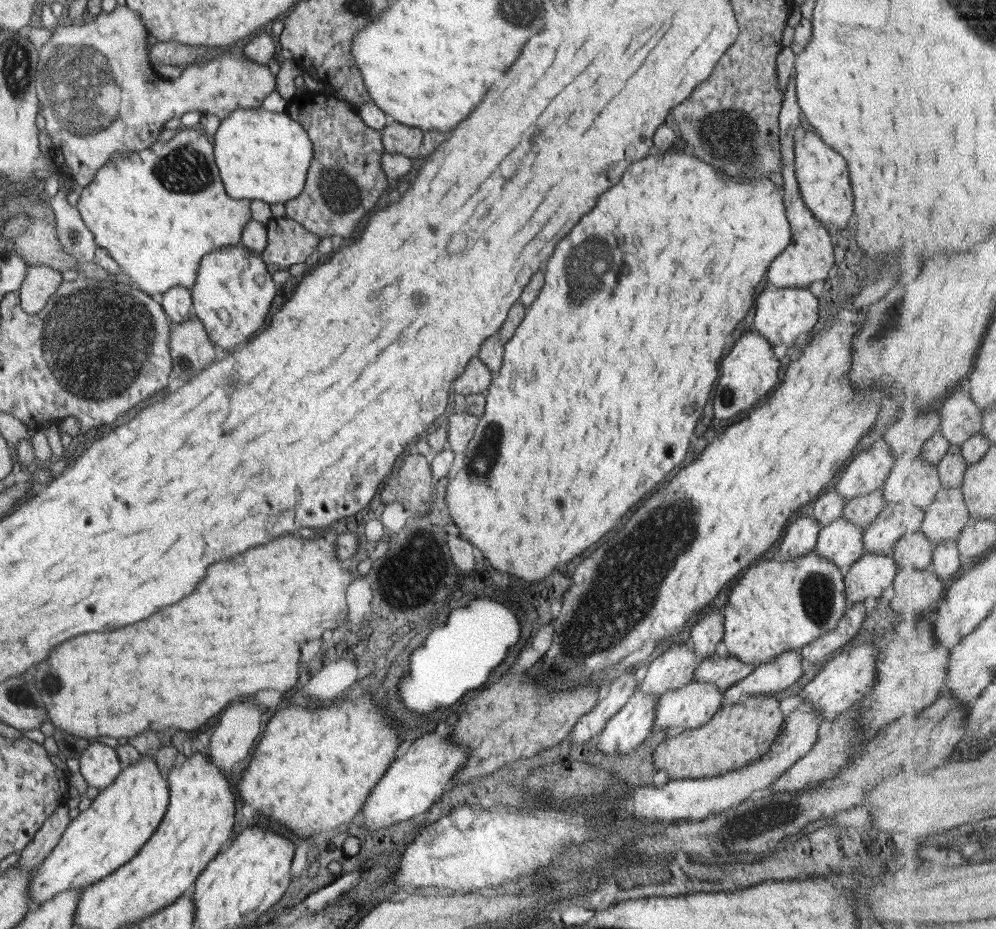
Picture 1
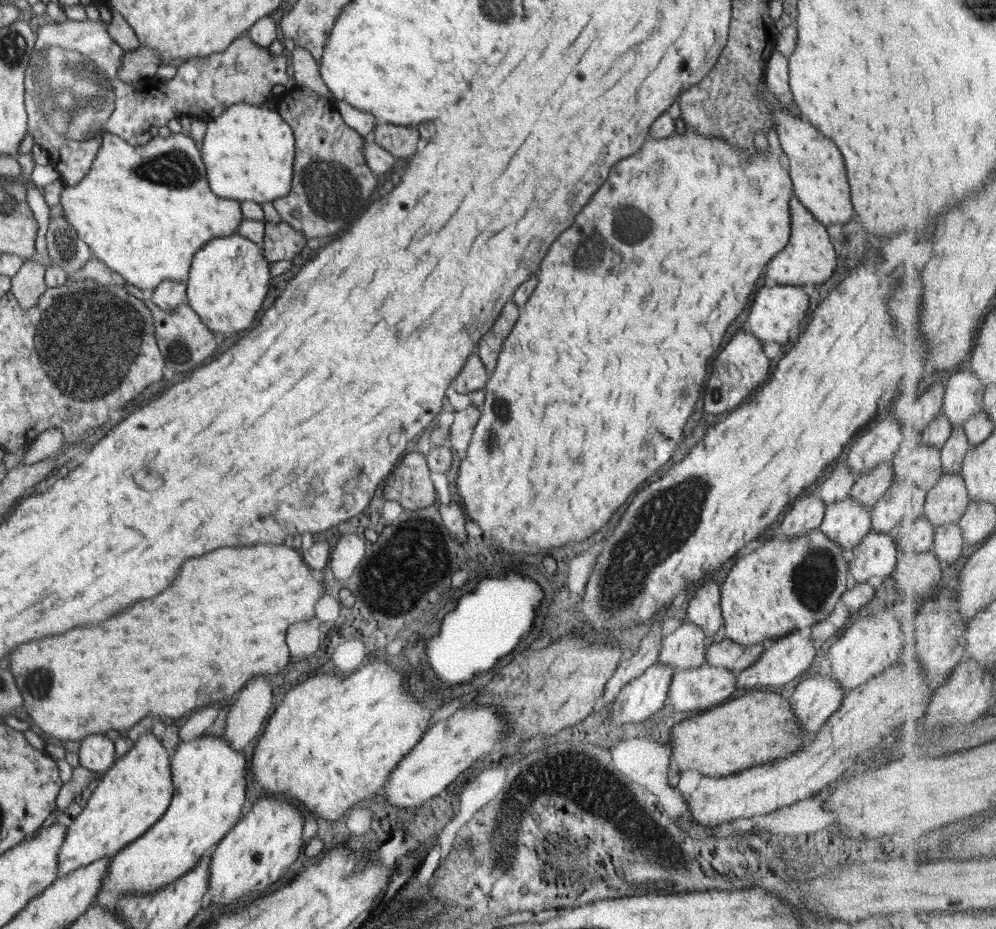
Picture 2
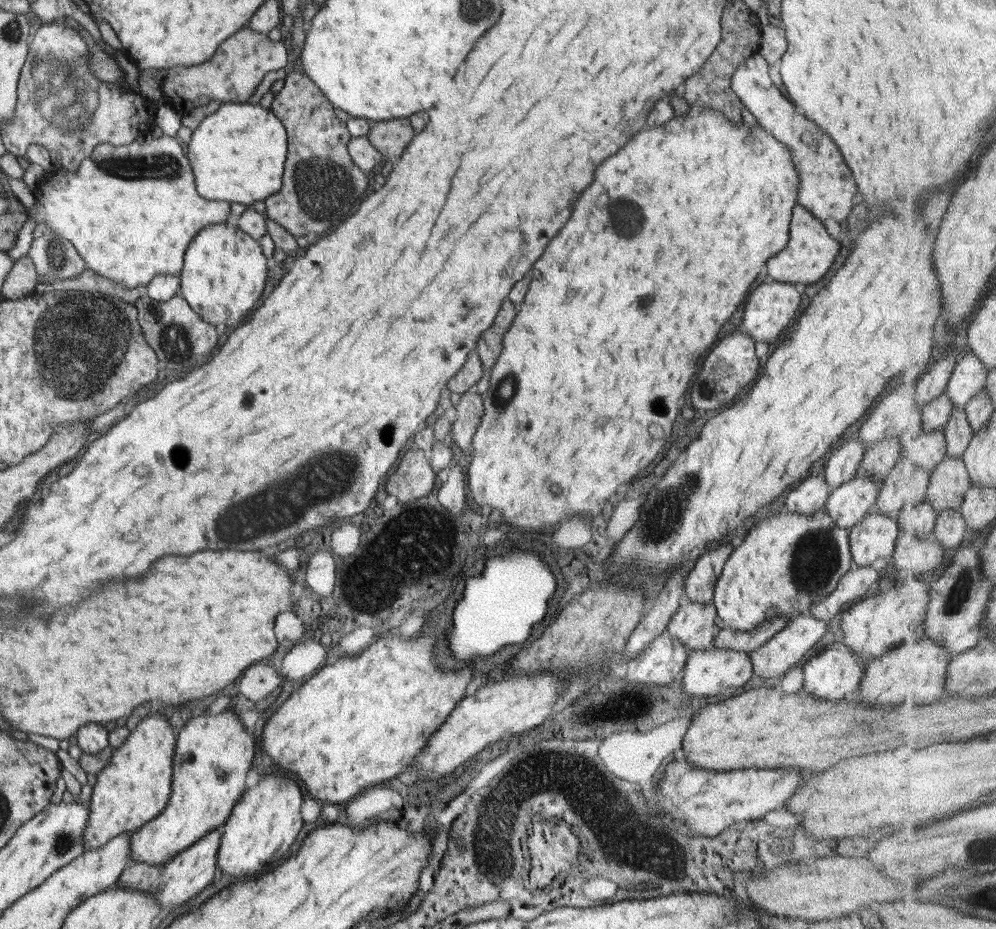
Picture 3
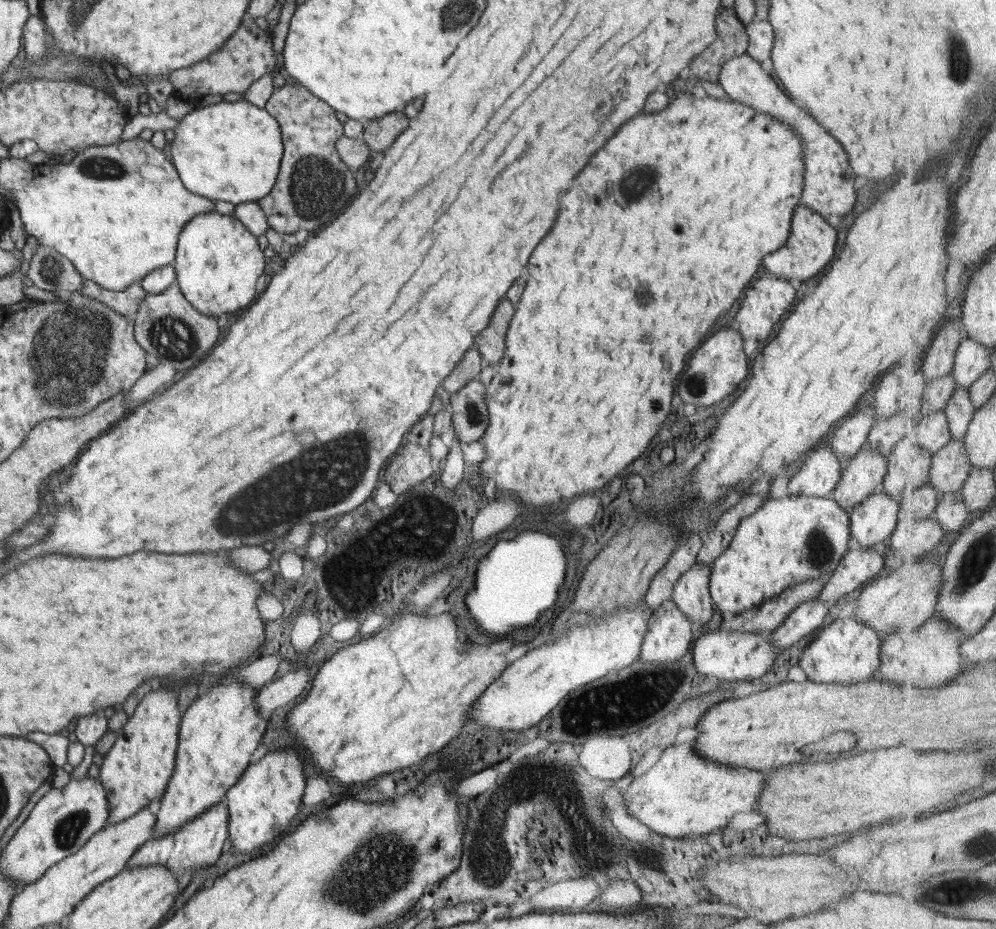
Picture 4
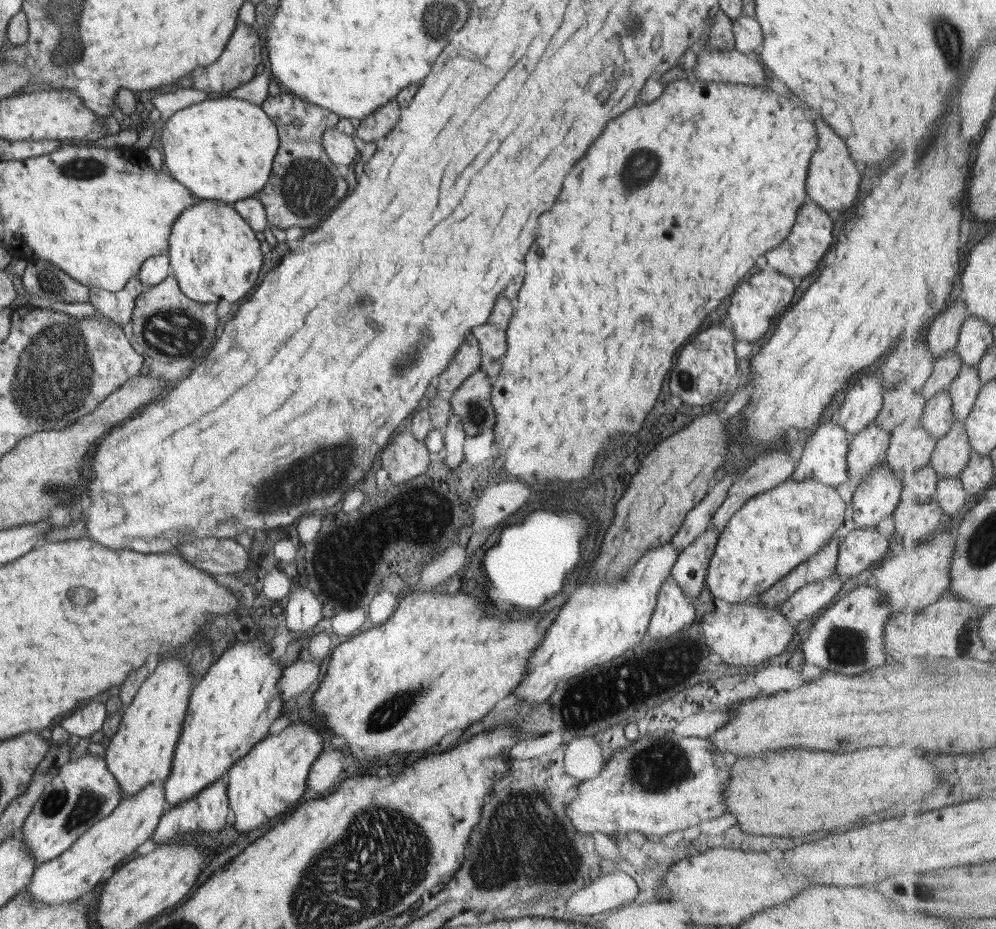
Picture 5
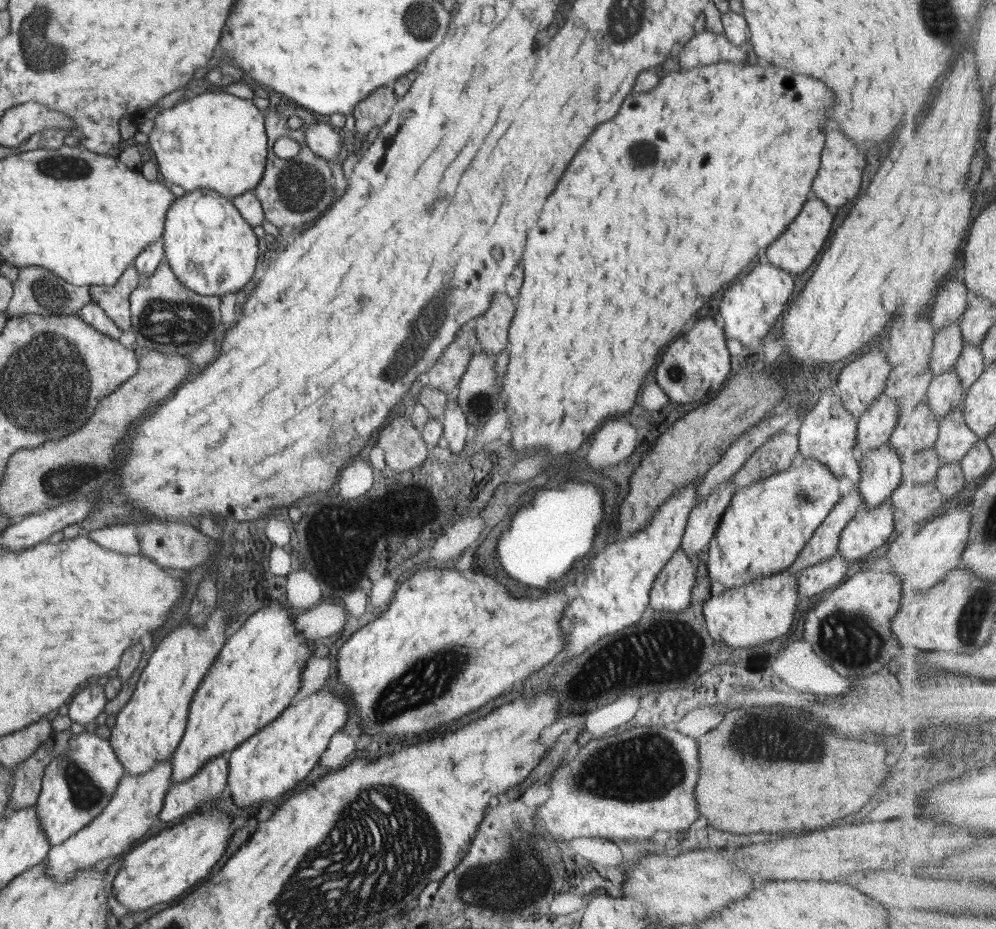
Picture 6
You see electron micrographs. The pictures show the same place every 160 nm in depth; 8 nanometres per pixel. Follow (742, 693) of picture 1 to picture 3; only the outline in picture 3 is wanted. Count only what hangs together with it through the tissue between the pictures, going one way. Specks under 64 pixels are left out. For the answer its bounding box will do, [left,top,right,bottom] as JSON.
[749,614,826,678]

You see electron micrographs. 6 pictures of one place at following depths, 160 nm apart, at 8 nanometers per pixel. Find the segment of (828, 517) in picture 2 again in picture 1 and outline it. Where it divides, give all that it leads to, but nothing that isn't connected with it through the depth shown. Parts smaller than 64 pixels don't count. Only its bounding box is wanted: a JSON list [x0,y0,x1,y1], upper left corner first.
[814,516,865,571]

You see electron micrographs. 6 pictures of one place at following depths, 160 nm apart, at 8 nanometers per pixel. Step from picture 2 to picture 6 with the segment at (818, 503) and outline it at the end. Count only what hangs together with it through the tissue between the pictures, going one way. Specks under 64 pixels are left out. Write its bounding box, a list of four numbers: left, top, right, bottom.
[798,388,860,485]

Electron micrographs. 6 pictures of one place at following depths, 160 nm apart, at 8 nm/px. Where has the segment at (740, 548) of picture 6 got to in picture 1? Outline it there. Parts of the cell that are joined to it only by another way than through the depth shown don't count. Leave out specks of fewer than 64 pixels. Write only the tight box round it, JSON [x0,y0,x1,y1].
[723,550,848,667]

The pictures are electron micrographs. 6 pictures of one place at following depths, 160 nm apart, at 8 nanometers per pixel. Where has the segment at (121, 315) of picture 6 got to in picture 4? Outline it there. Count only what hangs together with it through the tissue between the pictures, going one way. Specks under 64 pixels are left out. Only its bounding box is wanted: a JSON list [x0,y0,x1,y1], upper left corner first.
[80,280,147,318]

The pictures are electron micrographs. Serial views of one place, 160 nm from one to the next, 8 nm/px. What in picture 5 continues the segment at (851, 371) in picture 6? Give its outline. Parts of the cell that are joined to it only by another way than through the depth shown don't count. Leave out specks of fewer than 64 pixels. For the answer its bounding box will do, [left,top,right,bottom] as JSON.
[837,366,883,438]

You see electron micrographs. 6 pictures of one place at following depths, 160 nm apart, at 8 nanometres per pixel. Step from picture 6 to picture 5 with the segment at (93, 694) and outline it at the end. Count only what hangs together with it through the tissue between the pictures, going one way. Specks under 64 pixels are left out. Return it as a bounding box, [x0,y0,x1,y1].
[60,702,106,738]

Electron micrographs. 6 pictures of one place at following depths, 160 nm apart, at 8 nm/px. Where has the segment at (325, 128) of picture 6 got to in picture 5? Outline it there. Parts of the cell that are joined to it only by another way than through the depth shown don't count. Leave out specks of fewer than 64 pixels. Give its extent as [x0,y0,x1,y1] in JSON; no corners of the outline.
[322,129,361,167]

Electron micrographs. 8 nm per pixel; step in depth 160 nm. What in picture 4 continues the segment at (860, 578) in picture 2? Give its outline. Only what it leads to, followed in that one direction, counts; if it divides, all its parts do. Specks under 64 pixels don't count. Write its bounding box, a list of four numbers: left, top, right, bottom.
[849,488,899,548]

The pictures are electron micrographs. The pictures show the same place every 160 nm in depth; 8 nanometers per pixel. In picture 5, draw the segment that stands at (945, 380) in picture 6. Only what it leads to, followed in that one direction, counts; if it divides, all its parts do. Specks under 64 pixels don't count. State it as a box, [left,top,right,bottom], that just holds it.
[923,390,957,438]

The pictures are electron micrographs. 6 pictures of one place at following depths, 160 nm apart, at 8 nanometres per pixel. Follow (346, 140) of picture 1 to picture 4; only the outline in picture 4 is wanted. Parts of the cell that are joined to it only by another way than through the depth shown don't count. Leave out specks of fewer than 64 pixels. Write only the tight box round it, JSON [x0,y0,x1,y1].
[258,83,356,234]

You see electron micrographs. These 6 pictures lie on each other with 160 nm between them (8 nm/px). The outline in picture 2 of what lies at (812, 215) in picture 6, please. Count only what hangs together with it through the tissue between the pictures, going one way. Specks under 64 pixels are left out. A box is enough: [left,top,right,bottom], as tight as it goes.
[766,196,836,287]

